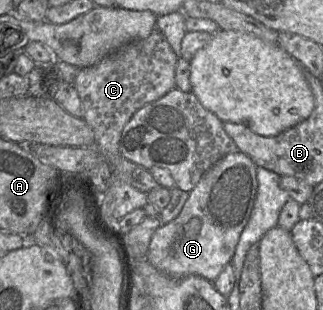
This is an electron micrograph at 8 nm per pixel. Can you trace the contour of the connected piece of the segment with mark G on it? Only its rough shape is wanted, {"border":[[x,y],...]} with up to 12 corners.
{"border":[[222,157],[146,259],[214,282],[231,263],[258,189],[256,164]]}

